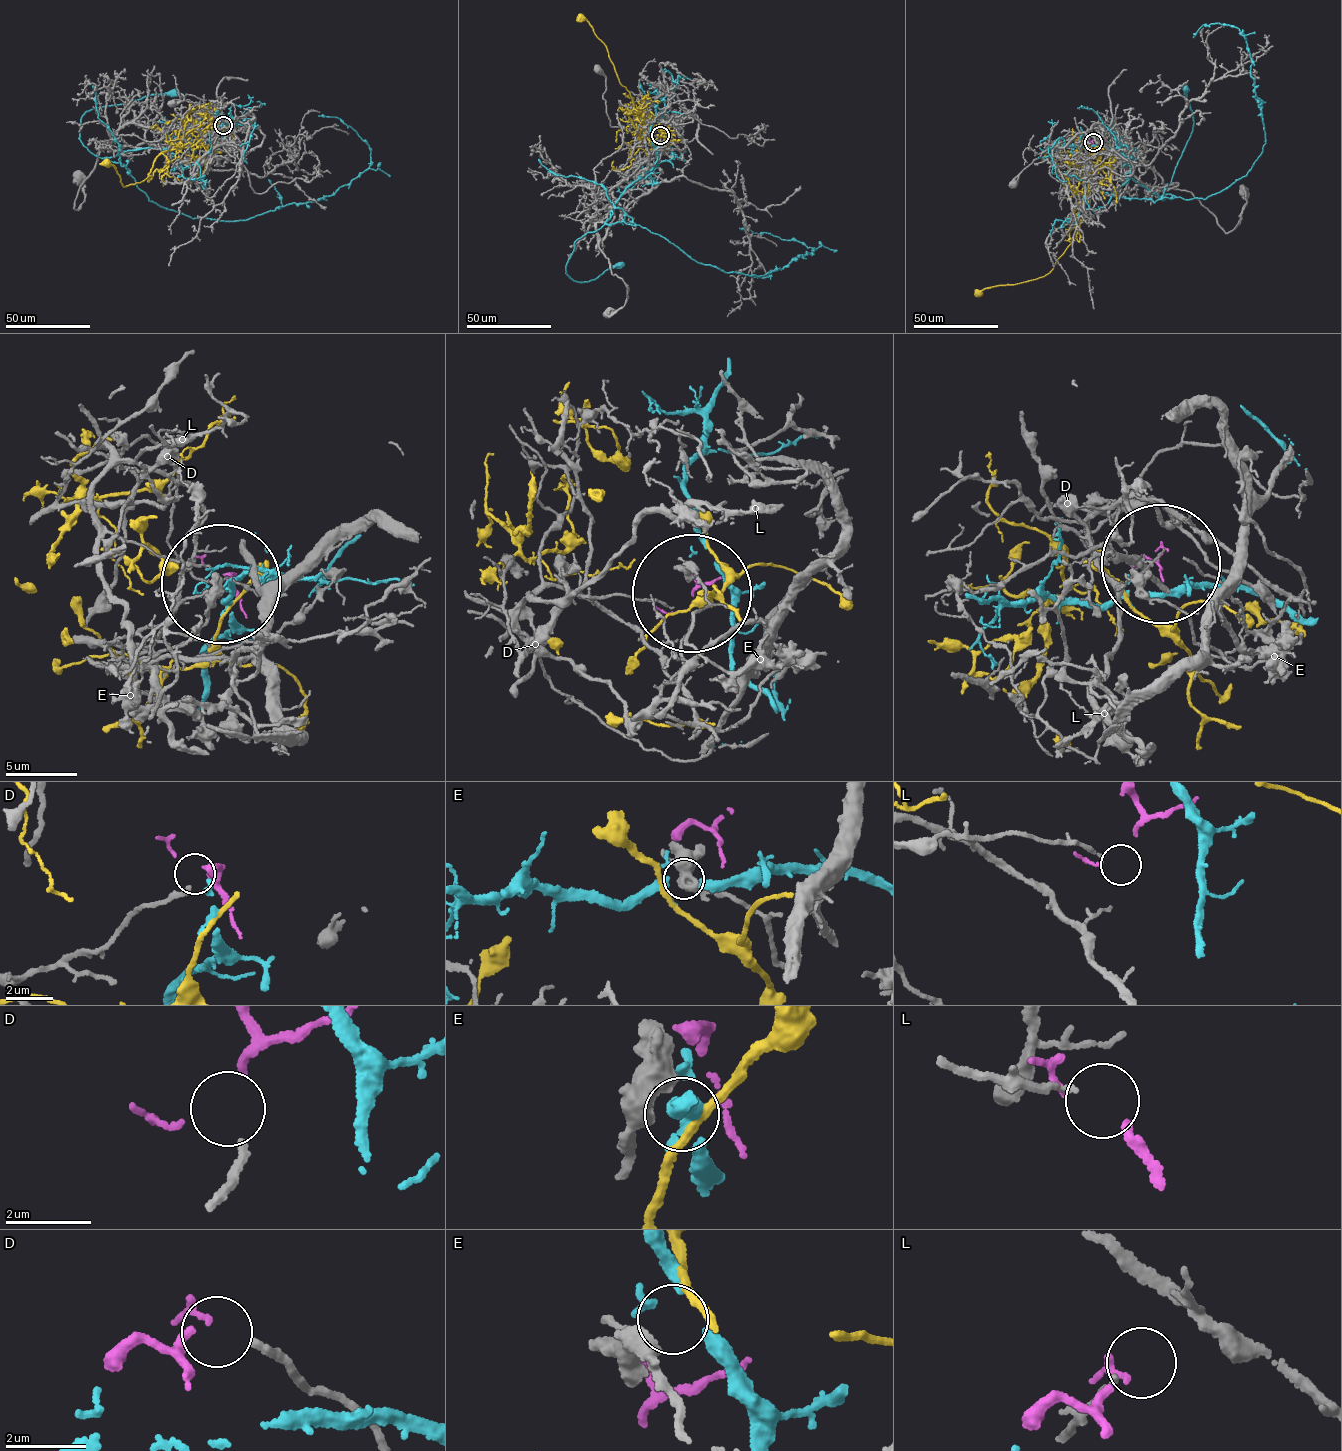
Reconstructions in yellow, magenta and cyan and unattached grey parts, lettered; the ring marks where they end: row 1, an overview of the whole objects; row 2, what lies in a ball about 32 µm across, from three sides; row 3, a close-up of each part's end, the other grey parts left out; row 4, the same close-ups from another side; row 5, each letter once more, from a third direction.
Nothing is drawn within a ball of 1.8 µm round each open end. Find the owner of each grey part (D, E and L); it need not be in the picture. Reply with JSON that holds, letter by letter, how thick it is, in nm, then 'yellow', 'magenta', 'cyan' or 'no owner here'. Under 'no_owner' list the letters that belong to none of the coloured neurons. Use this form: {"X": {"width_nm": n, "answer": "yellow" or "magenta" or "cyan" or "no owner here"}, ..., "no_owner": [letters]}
{"D": {"width_nm": 200, "answer": "magenta"}, "E": {"width_nm": 440, "answer": "no owner here"}, "L": {"width_nm": 120, "answer": "no owner here"}, "no_owner": ["E", "L"]}

